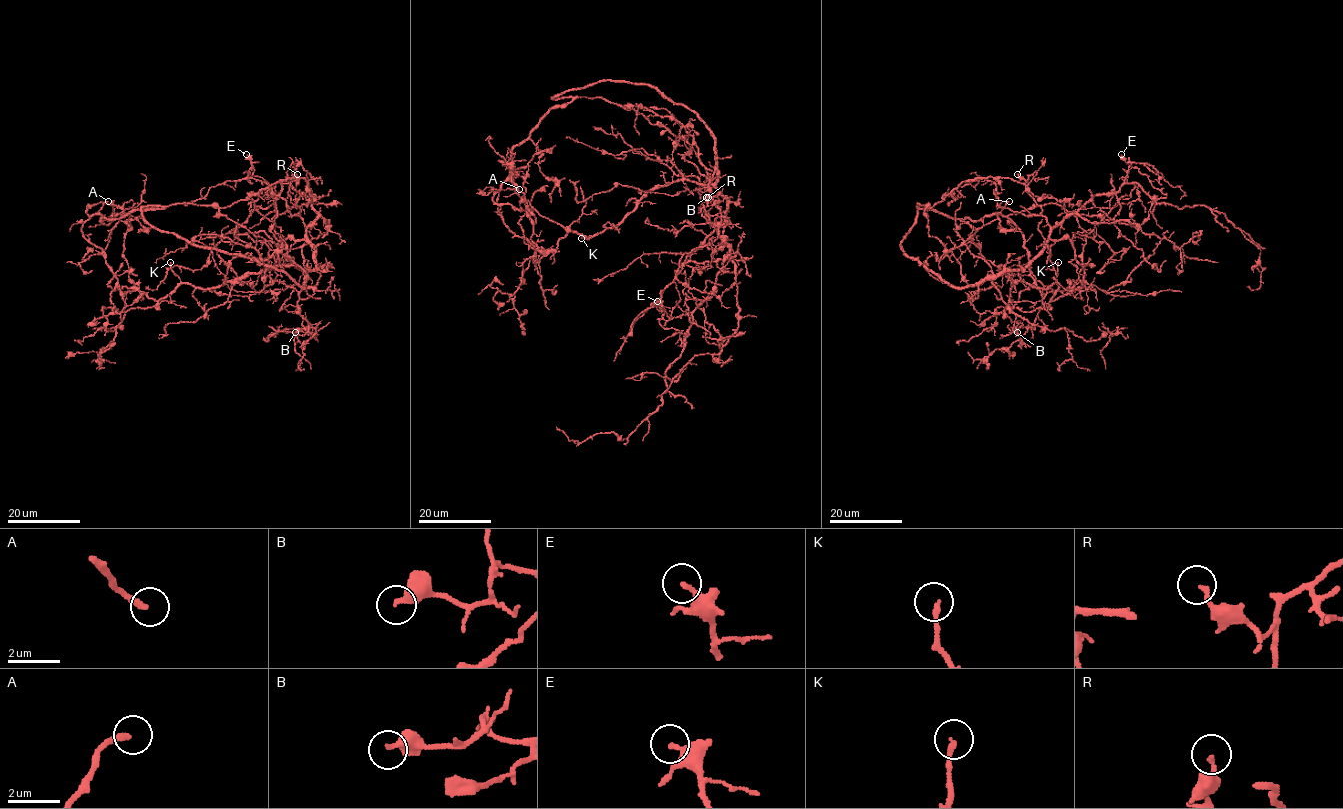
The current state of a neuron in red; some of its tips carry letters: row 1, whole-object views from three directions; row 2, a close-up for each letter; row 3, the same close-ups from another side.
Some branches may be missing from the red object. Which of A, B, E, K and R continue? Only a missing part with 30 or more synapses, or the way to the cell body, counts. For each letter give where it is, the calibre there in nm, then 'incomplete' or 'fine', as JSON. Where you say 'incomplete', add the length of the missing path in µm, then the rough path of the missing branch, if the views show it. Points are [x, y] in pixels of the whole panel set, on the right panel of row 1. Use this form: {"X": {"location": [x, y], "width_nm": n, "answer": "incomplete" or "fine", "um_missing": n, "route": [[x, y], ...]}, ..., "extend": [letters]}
{"A": {"location": [1009, 201], "width_nm": 200, "answer": "incomplete", "um_missing": 60, "route": [[1009, 201], [1020, 195], [1041, 195], [1047, 187], [1061, 187], [1065, 183], [1096, 175], [1125, 153], [1144, 162]]}, "B": {"location": [1017, 332], "width_nm": 320, "answer": "fine"}, "E": {"location": [1121, 154], "width_nm": 260, "answer": "fine"}, "K": {"location": [1058, 262], "width_nm": 200, "answer": "fine"}, "R": {"location": [1017, 174], "width_nm": 180, "answer": "fine"}, "extend": ["A"]}

